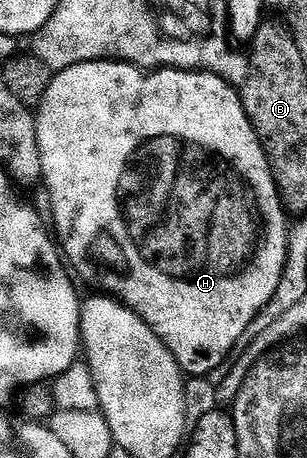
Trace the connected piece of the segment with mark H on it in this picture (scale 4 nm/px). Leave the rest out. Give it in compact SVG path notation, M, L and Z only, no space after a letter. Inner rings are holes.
M99 59L96 63L78 63L58 72L39 100L34 116L37 149L43 170L41 183L42 186L47 186L51 219L55 222L54 234L61 244L62 254L70 270L76 276L79 274L89 286L96 287L99 290L96 292L119 300L127 310L139 314L153 329L153 333L157 333L169 353L173 353L184 376L203 377L199 375L207 375L210 371L217 370L223 362L224 366L235 350L235 342L241 337L241 333L245 332L245 327L274 297L285 263L286 237L289 230L289 219L275 187L271 166L245 113L240 92L227 80L209 75L205 71L151 69L144 73L131 63ZM131 139L139 139L139 143L143 143L143 139L159 143L155 159L151 159L147 151L135 151L135 147L127 147ZM167 143L175 143L175 151L167 151Z

